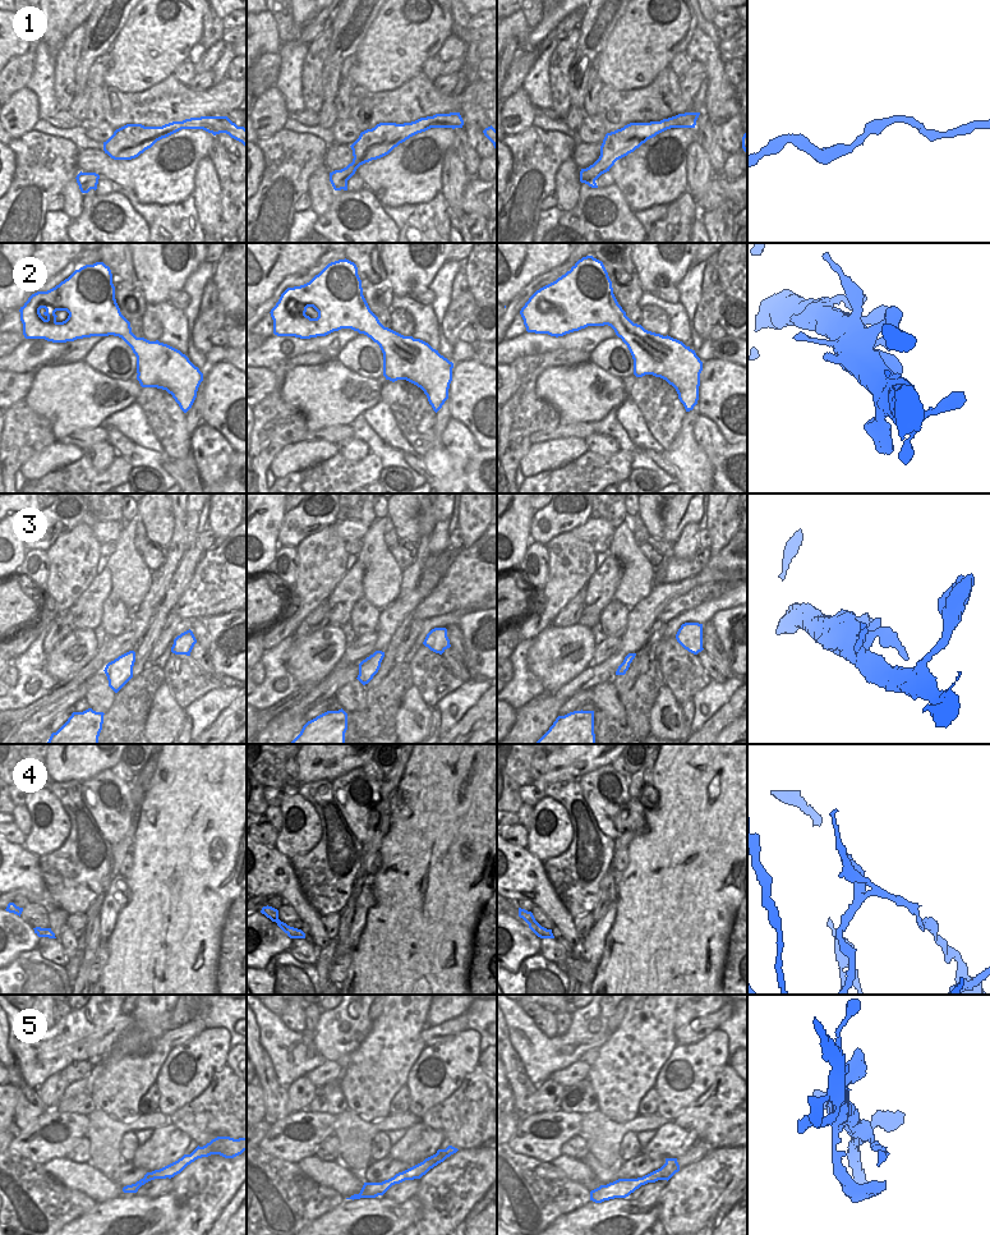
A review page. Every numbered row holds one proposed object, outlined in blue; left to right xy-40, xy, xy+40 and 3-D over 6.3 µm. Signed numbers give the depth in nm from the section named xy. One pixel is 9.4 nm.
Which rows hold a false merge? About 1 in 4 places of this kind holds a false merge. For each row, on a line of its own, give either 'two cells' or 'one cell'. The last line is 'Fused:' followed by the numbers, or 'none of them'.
1: one cell
2: one cell
3: one cell
4: two cells
5: one cell
Fused: 4

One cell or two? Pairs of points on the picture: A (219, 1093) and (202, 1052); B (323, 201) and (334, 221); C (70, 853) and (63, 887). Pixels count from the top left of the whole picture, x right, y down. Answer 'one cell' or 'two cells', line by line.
A: two cells
B: two cells
C: one cell

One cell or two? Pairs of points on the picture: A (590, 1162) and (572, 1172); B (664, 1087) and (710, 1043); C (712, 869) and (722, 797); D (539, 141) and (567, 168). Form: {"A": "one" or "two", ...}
{"A": "two", "B": "one", "C": "one", "D": "two"}

